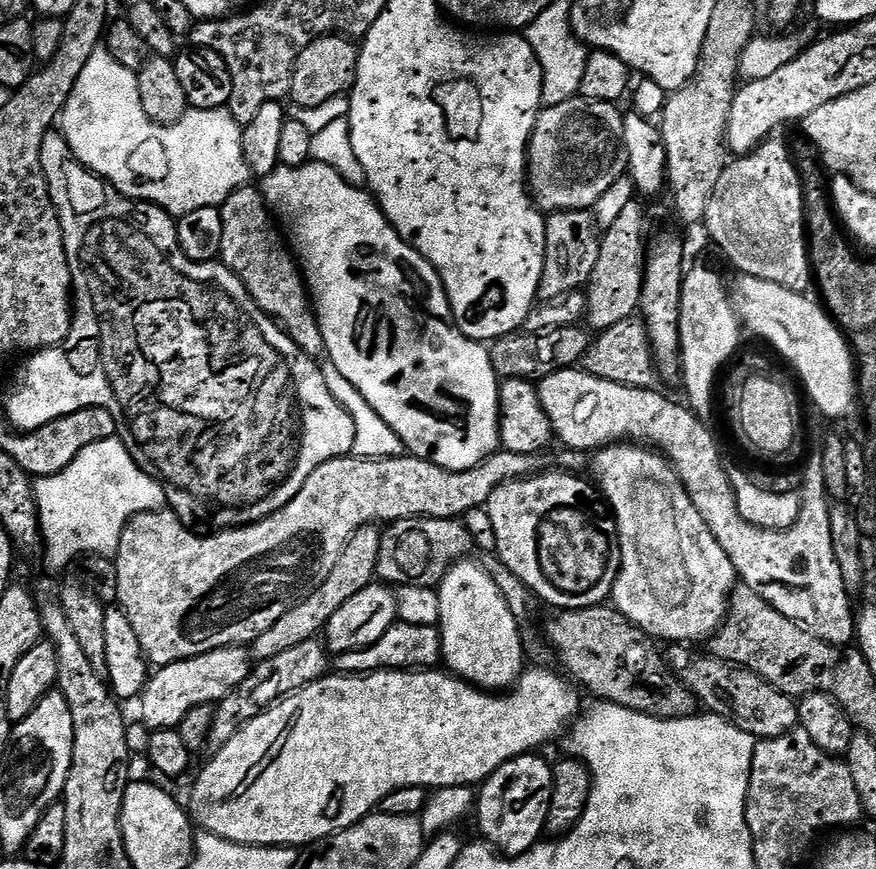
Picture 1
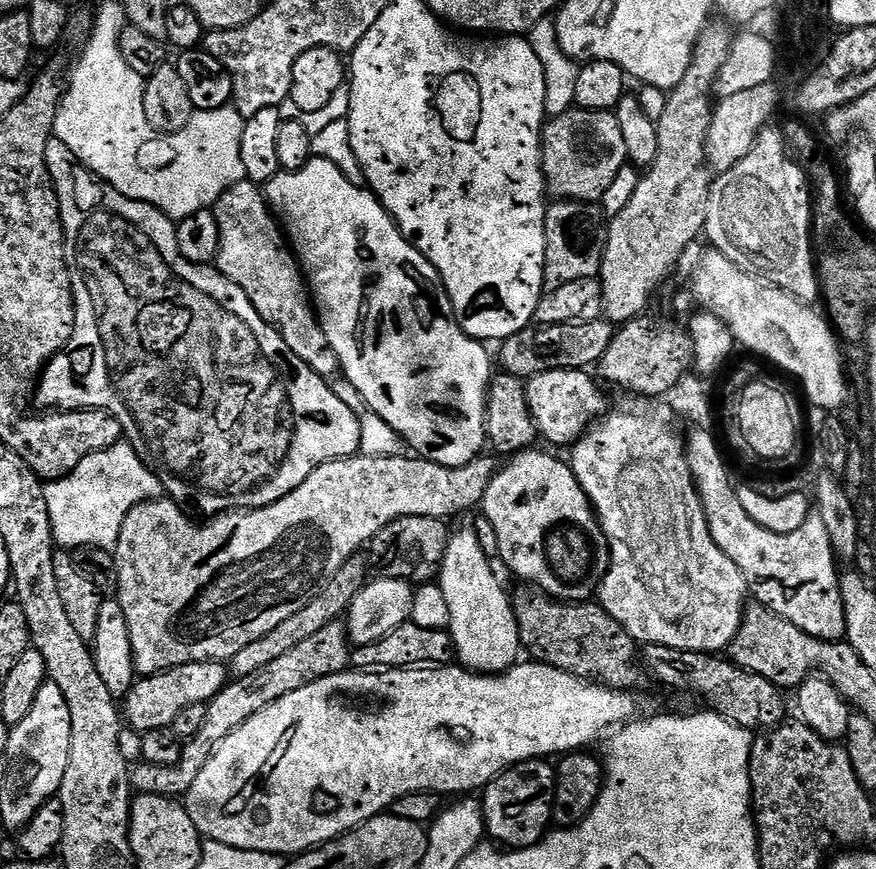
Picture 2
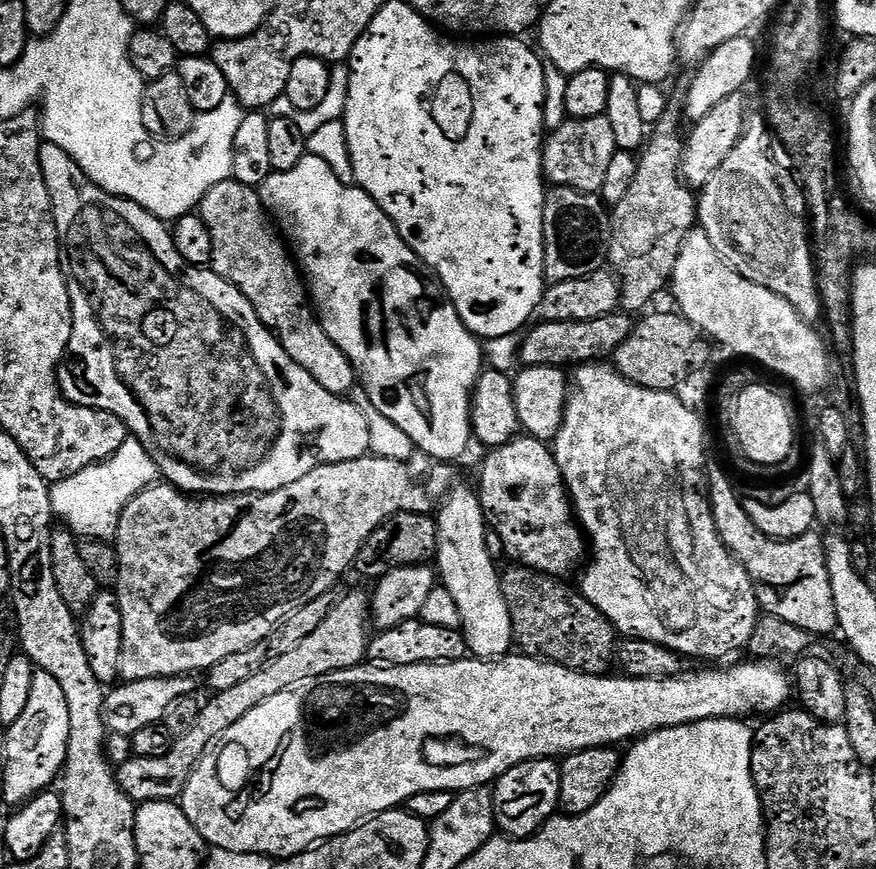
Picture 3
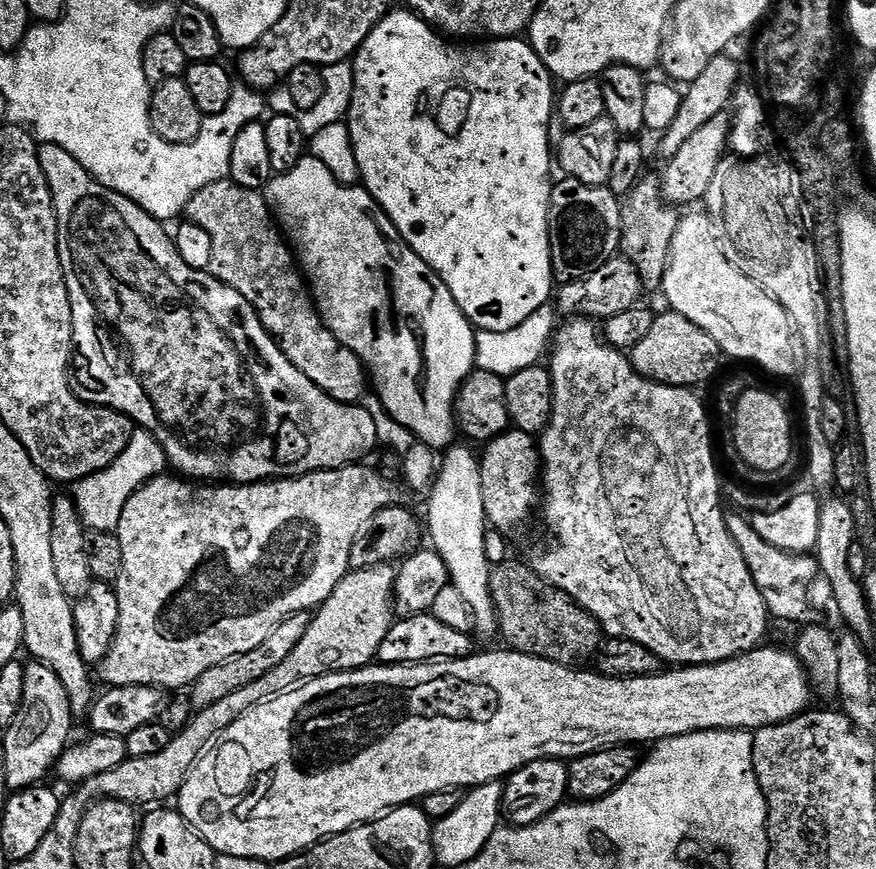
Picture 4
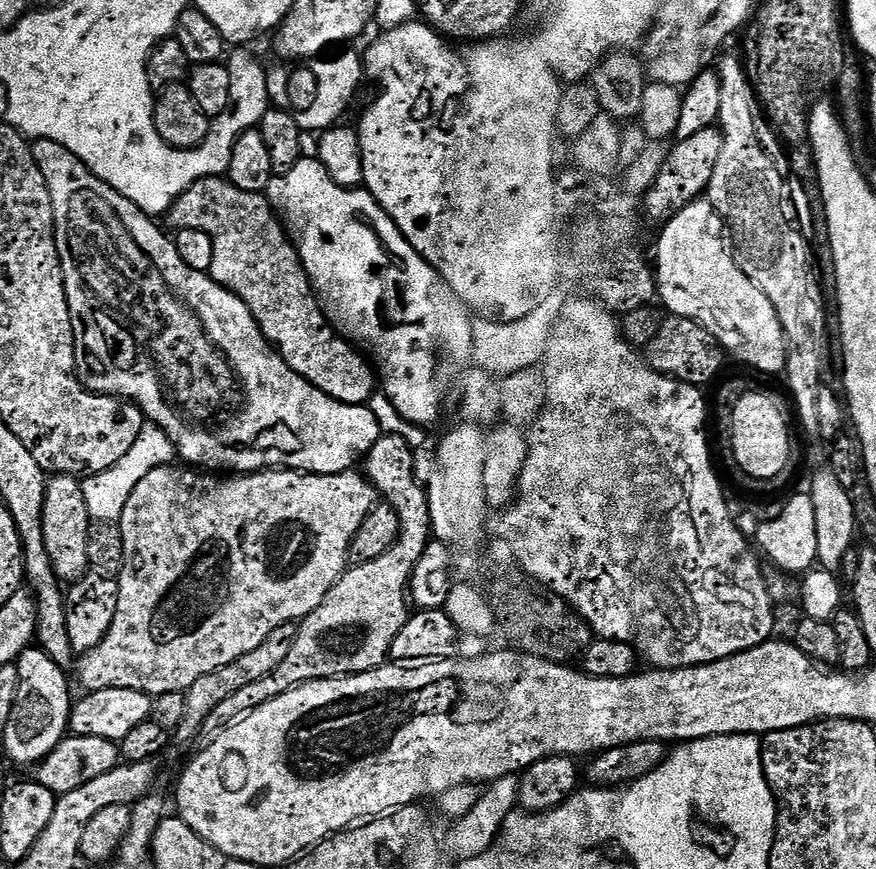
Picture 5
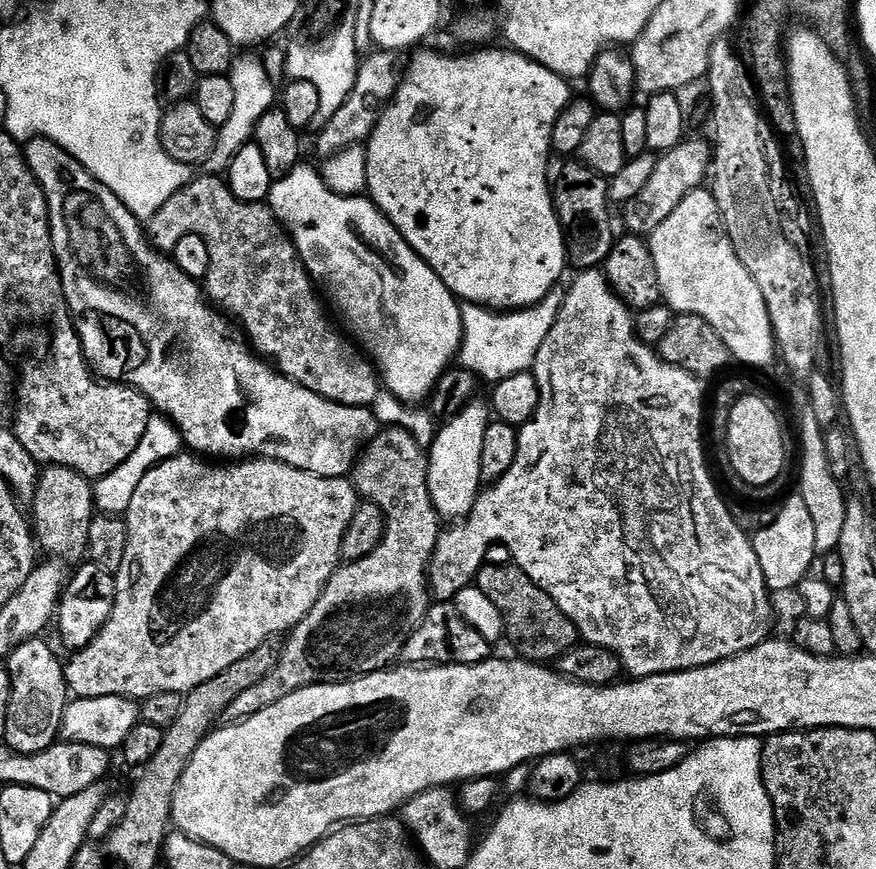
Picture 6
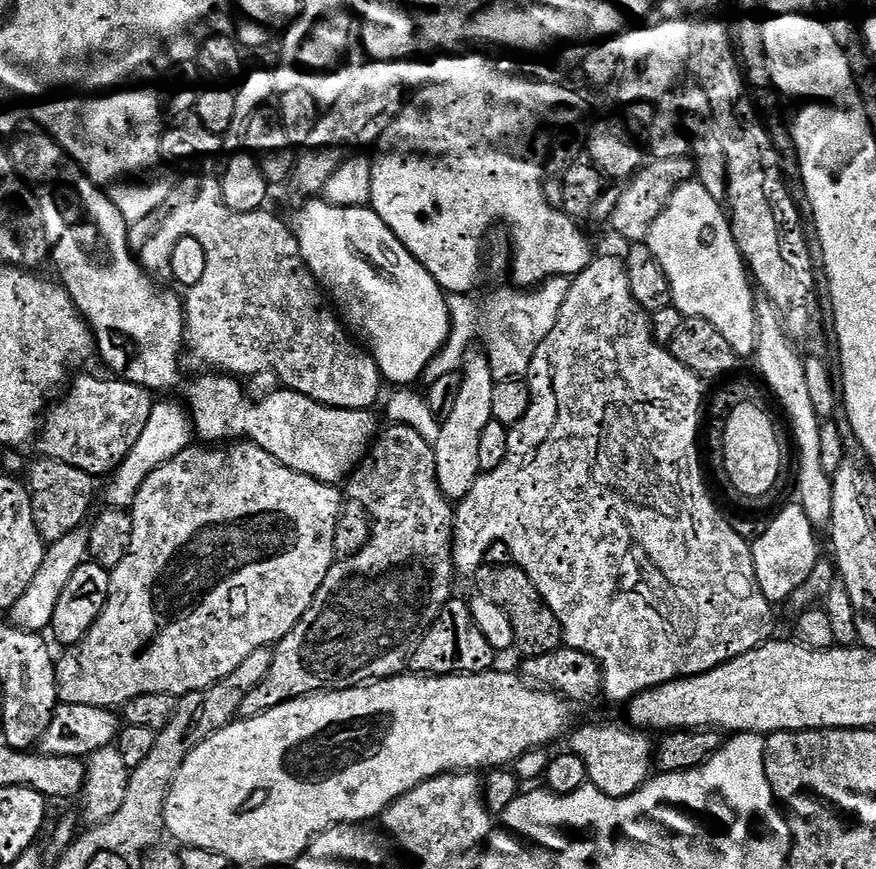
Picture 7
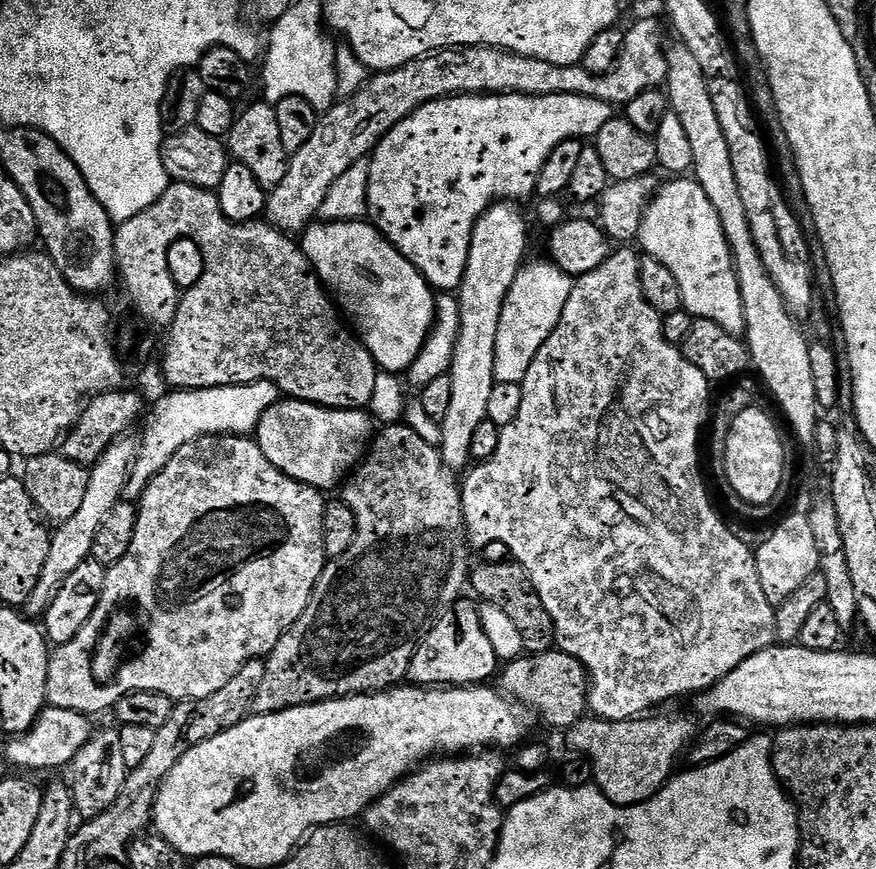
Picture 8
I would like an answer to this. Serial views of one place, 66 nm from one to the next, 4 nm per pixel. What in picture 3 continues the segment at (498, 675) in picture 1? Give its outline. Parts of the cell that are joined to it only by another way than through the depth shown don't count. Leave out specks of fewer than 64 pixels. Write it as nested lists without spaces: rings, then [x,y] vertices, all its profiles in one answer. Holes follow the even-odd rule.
[[[466,488],[457,489],[439,505],[438,523],[436,525],[436,559],[435,567],[438,569],[439,583],[454,597],[460,614],[460,628],[464,640],[468,644],[468,651],[477,660],[498,660],[513,651],[512,623],[510,610],[506,606],[506,598],[502,598],[500,585],[501,569],[497,561],[490,558],[486,551],[486,517],[484,507],[480,505],[479,495]]]

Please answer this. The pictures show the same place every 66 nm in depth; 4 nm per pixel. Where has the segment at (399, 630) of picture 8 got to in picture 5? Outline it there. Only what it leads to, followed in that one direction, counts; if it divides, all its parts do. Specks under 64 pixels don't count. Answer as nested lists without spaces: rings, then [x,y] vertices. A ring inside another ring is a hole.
[[[382,434],[362,460],[363,475],[368,477],[372,487],[382,497],[383,503],[391,506],[398,516],[400,536],[394,542],[394,546],[390,546],[390,550],[386,550],[386,554],[374,558],[374,562],[349,567],[341,576],[340,581],[332,587],[330,594],[326,594],[322,606],[318,606],[318,610],[311,612],[305,620],[299,621],[294,647],[290,649],[290,654],[286,654],[282,666],[278,666],[278,670],[274,670],[274,674],[262,678],[262,682],[254,682],[252,685],[244,687],[243,690],[238,690],[238,694],[230,694],[230,698],[224,699],[215,708],[214,714],[210,714],[210,718],[206,718],[206,722],[201,726],[201,737],[215,738],[219,736],[230,725],[241,720],[243,716],[248,715],[258,706],[286,694],[292,688],[298,687],[299,684],[308,684],[311,680],[336,680],[340,676],[357,676],[363,672],[384,667],[390,657],[390,646],[394,646],[394,638],[398,638],[398,630],[402,630],[402,626],[410,615],[409,588],[412,571],[418,558],[422,558],[422,554],[433,539],[428,493],[425,485],[421,481],[420,484],[416,481],[416,464],[412,461],[412,456],[414,456],[414,449],[406,442],[402,442],[402,438]]]

